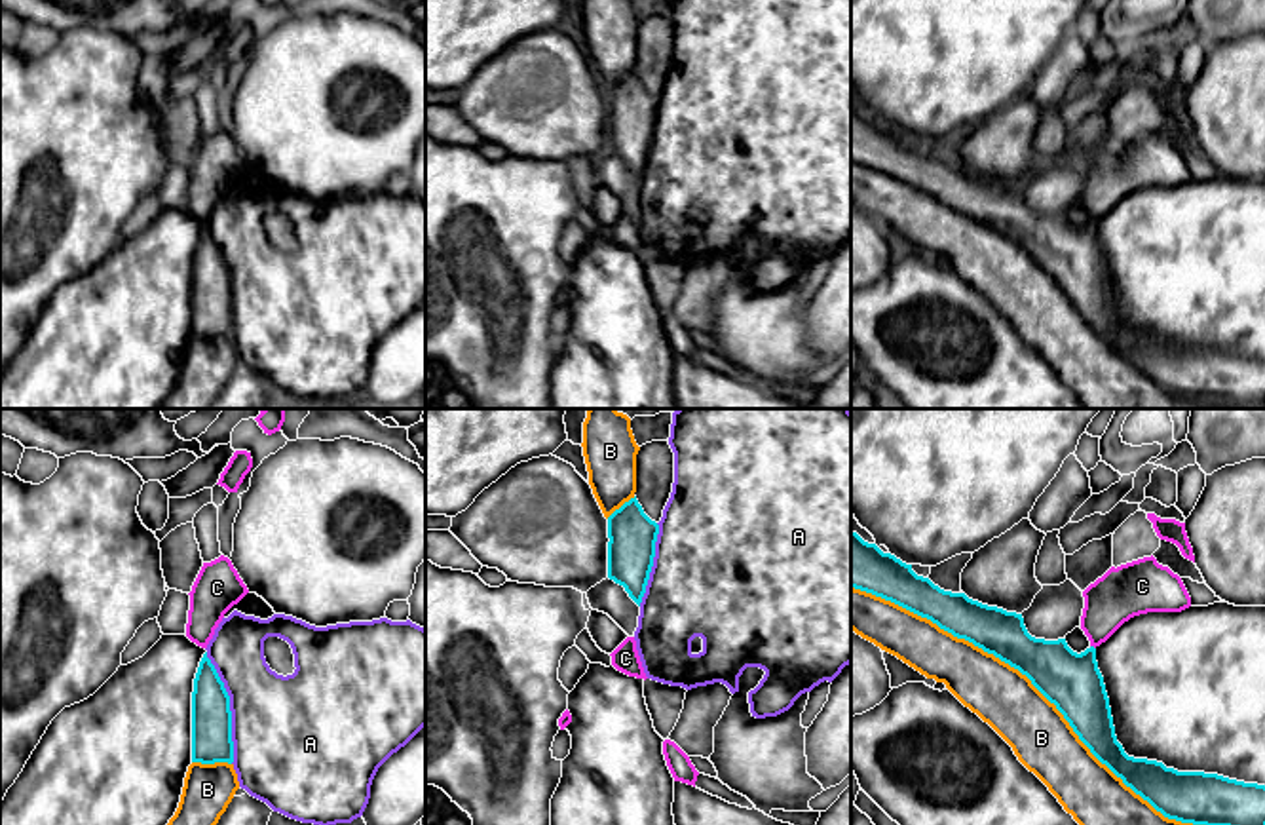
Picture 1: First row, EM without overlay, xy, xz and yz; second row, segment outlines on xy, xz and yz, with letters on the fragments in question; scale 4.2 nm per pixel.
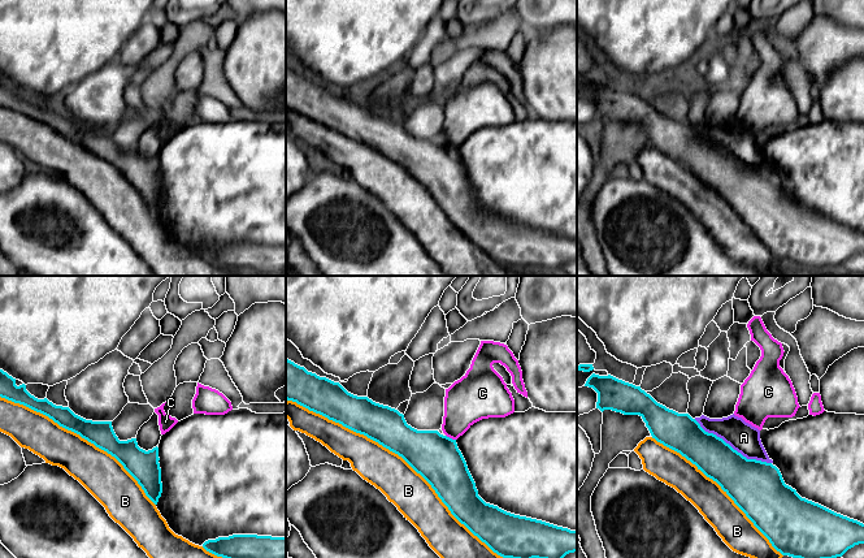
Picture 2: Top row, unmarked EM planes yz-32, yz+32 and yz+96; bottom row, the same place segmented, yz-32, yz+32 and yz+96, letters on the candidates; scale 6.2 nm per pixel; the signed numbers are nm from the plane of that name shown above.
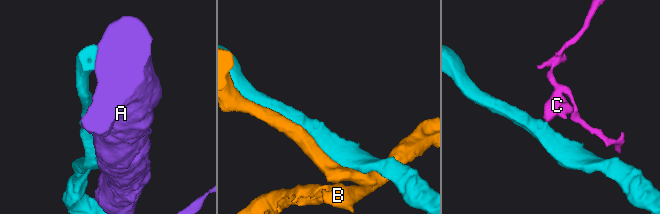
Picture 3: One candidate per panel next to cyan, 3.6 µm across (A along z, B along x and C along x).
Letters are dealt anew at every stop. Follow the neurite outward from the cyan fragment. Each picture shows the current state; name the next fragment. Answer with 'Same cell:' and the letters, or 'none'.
Same cell: none

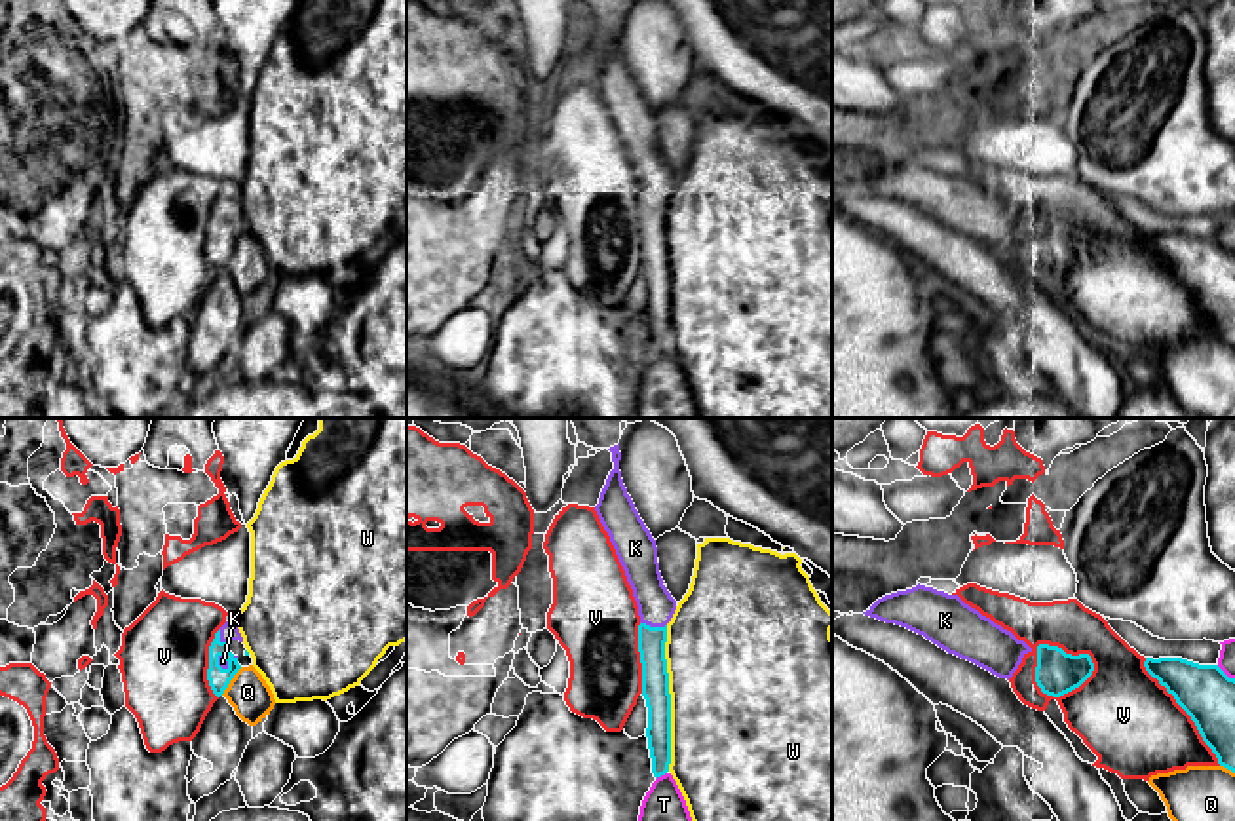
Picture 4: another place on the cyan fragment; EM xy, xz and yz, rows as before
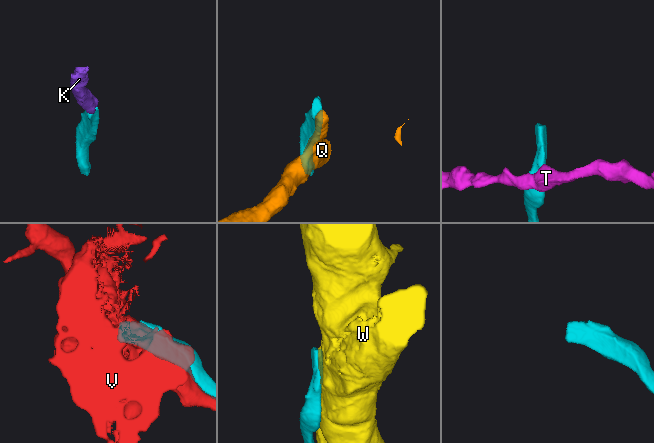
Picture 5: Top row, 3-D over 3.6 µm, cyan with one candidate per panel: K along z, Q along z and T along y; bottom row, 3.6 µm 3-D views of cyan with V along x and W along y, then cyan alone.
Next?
Same cell: K

